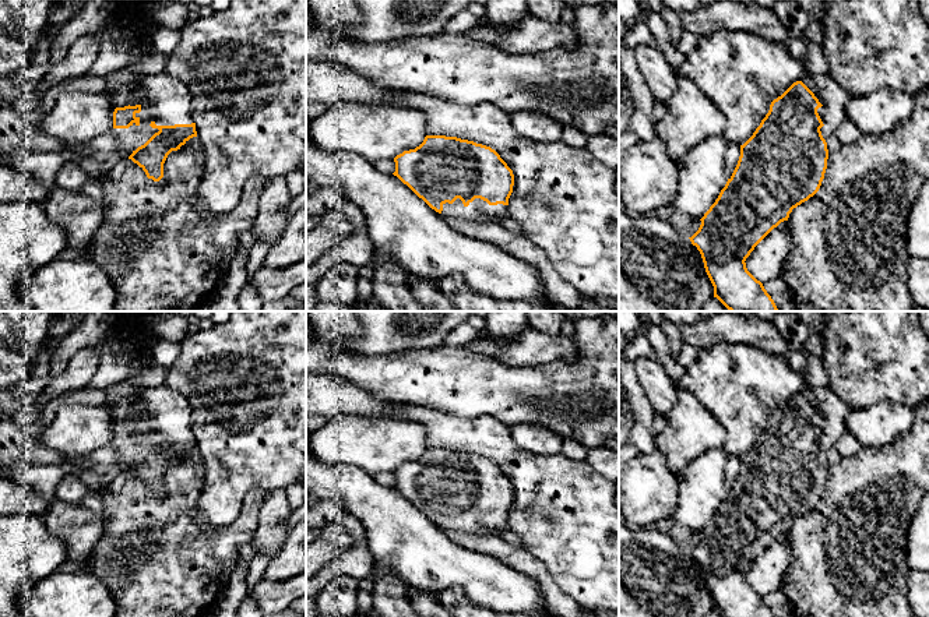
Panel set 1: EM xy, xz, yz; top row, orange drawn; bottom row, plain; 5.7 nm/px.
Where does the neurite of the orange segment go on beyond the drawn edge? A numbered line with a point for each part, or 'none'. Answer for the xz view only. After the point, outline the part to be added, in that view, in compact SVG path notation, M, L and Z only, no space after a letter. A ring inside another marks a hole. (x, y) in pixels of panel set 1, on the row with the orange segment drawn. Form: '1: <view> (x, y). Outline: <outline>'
1: xz (478, 211). Outline: M457 198L453 204L443 204L441 215L485 225L497 221L502 214L507 212L507 209L509 205L489 205L481 198L475 198L468 207L465 207L462 201Z

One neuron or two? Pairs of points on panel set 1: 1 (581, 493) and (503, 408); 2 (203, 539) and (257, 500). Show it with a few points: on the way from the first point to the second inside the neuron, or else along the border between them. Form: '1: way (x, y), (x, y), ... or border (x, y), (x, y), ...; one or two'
1: border (477, 419), (493, 416), (509, 429); two
2: way (218, 539), (227, 539), (249, 515); one

